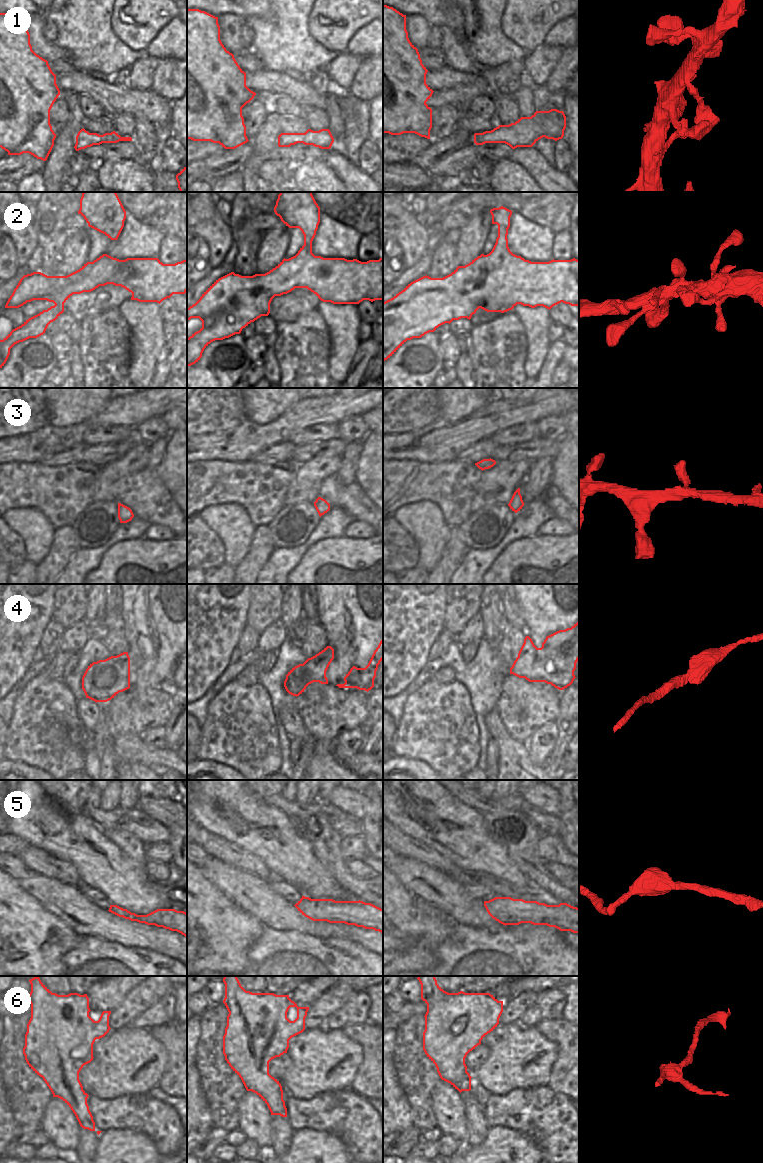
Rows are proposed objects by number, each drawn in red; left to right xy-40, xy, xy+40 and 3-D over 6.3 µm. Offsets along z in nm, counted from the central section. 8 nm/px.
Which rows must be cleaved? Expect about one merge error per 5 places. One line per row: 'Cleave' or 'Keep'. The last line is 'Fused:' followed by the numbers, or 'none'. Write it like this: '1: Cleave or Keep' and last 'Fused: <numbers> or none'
1: Keep
2: Keep
3: Keep
4: Keep
5: Keep
6: Keep
Fused: none.

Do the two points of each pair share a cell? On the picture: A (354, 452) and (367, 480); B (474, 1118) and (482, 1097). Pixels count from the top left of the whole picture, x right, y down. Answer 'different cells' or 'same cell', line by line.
A: different cells
B: different cells

